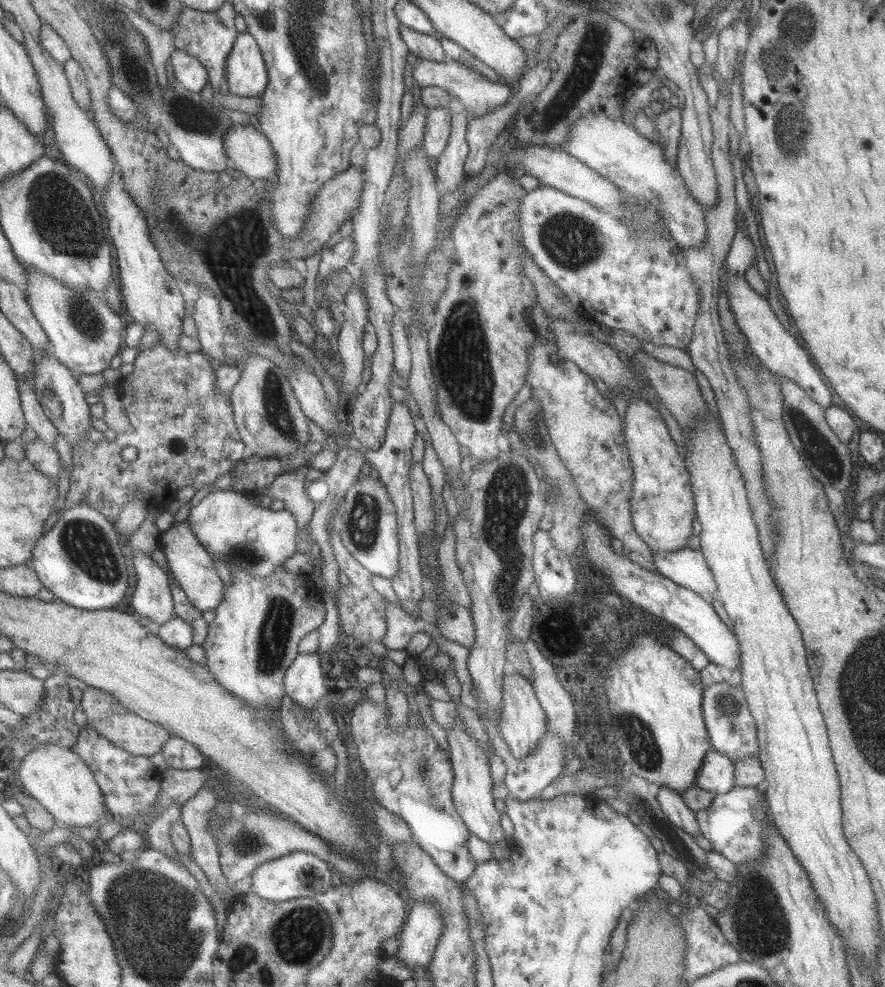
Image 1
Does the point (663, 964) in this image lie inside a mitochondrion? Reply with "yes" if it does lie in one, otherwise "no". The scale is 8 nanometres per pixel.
no

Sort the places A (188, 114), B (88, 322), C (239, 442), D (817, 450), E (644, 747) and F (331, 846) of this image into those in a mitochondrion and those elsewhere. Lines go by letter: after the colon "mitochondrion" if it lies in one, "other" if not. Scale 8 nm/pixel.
A: mitochondrion
B: mitochondrion
C: other
D: mitochondrion
E: mitochondrion
F: other

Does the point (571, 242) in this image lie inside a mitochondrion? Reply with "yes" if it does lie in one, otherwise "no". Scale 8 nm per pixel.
yes

